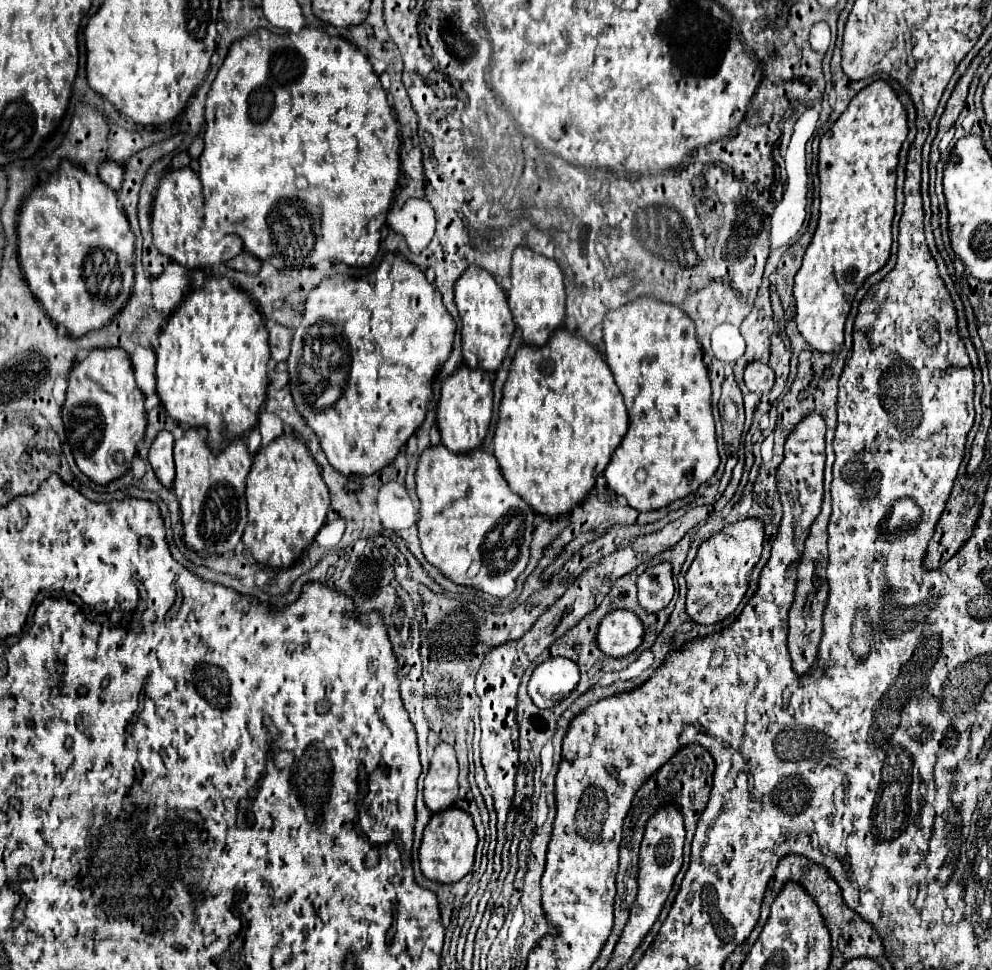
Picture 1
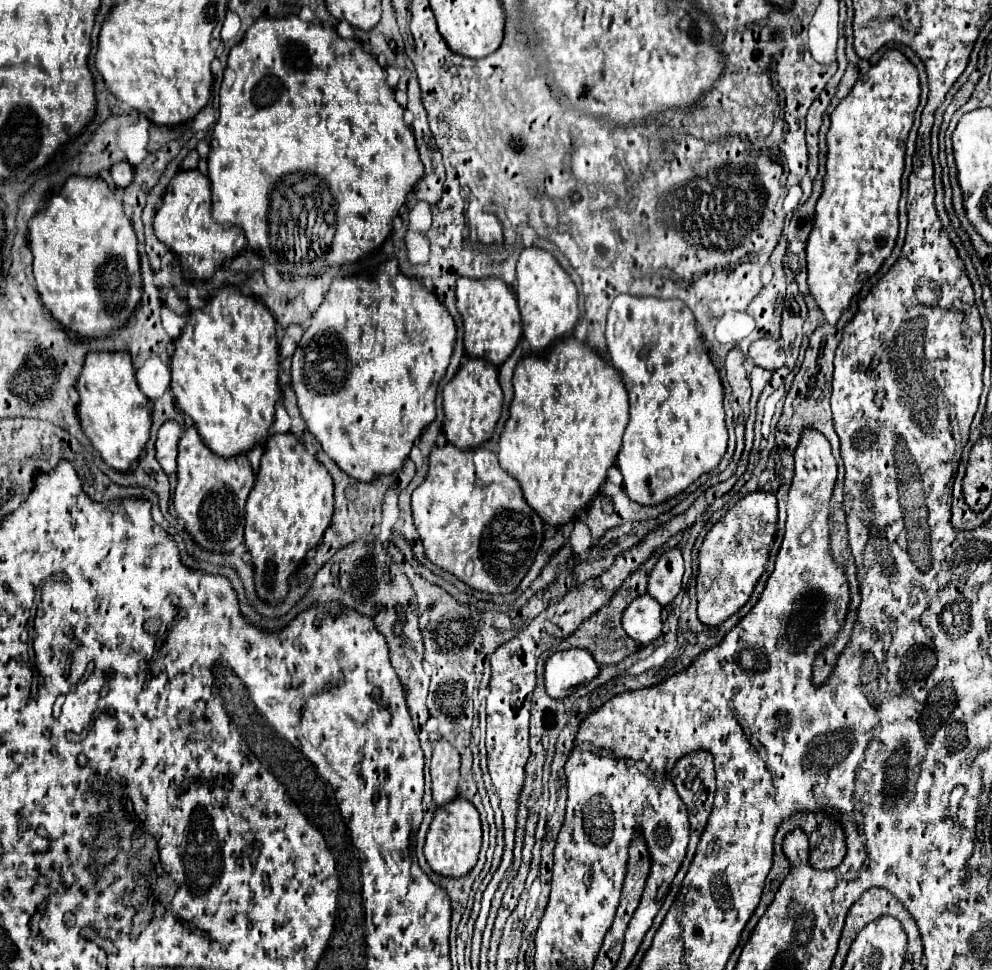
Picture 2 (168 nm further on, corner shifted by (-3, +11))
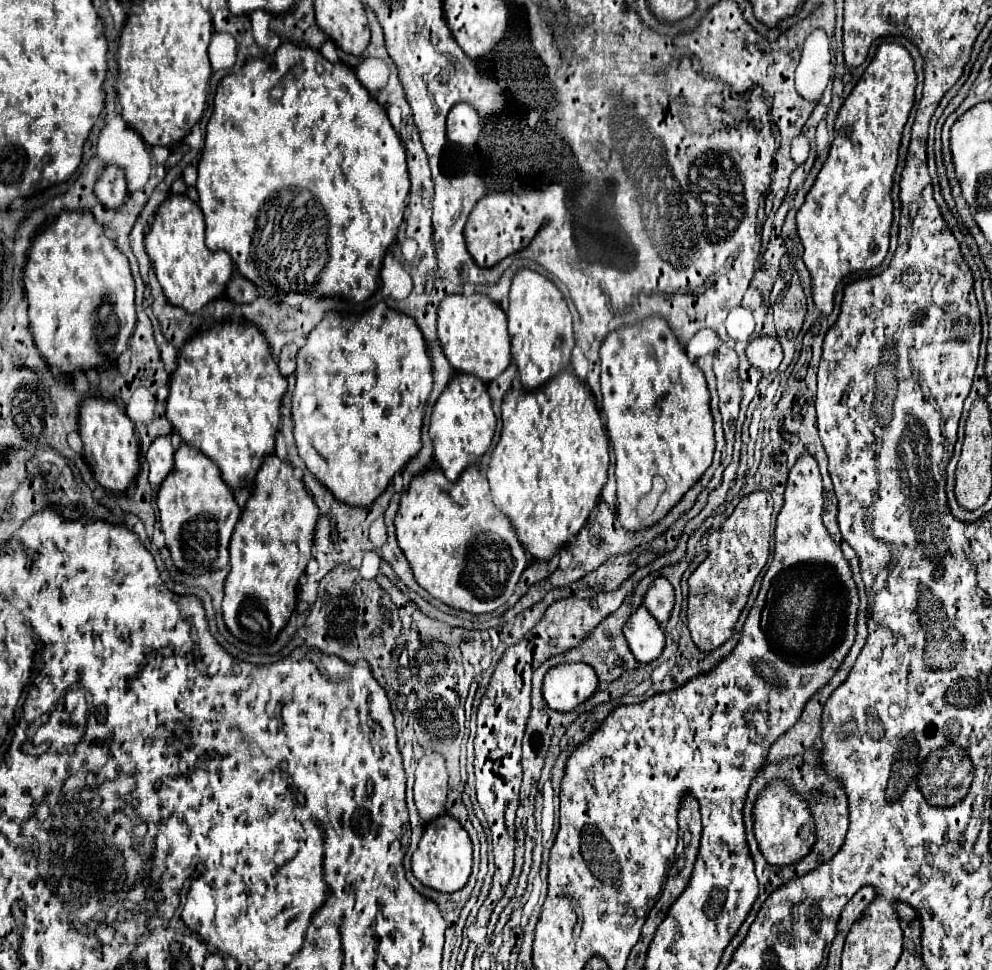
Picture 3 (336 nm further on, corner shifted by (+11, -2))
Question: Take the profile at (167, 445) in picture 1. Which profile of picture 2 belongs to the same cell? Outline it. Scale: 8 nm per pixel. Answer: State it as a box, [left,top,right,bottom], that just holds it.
[156,420,182,476]

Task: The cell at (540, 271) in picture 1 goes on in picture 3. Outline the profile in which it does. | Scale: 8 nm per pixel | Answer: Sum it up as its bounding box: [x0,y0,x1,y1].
[508,269,574,389]

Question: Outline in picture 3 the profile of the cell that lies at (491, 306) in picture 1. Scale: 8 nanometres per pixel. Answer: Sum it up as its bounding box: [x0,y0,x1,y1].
[438,293,512,383]

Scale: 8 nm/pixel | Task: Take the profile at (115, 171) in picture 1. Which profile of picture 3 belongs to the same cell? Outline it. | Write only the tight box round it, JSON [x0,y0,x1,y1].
[94,165,128,209]

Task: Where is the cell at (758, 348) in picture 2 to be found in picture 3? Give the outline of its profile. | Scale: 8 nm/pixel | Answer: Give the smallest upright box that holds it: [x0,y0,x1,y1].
[746,337,782,373]

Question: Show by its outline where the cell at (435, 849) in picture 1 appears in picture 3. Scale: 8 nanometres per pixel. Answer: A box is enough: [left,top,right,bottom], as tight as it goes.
[412,815,472,893]

